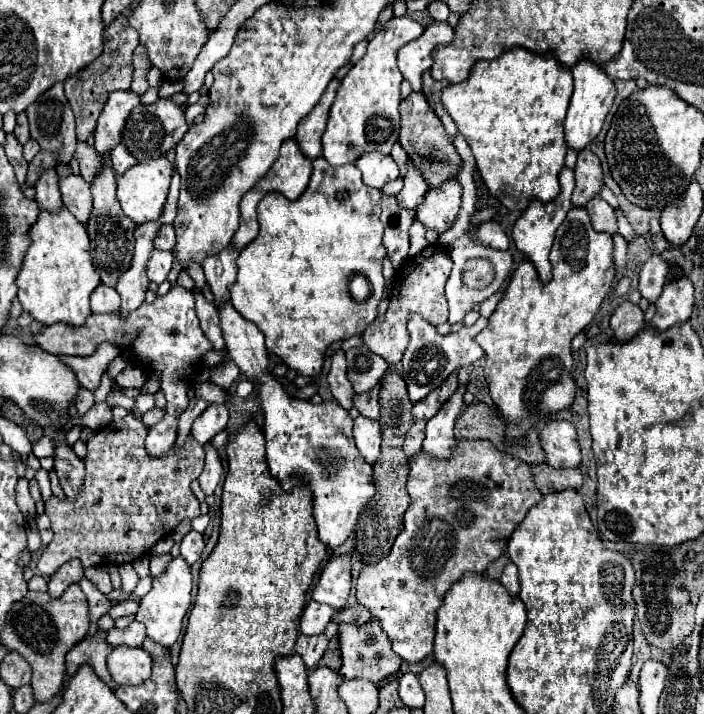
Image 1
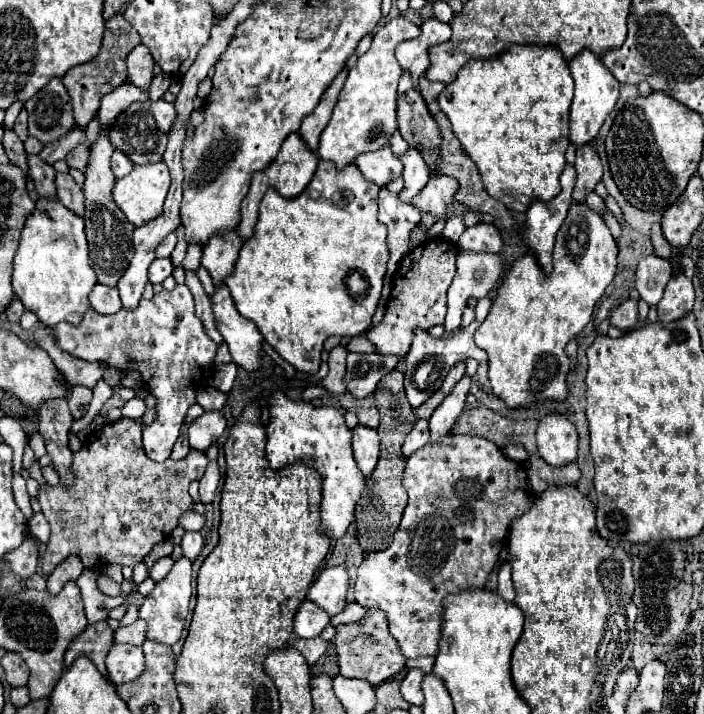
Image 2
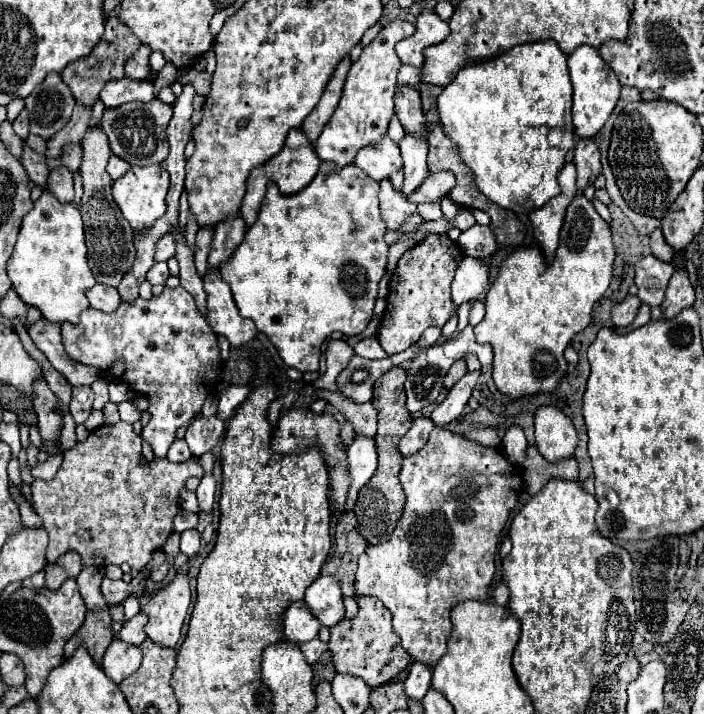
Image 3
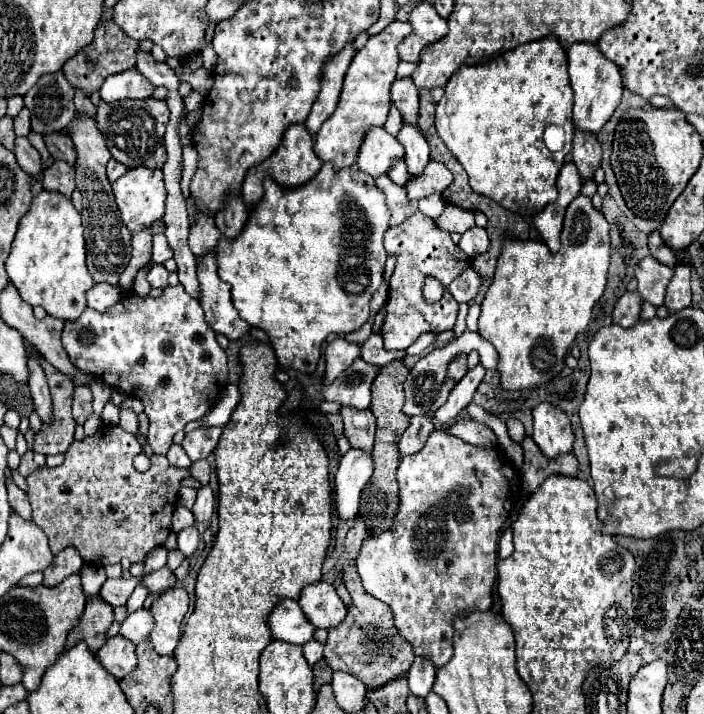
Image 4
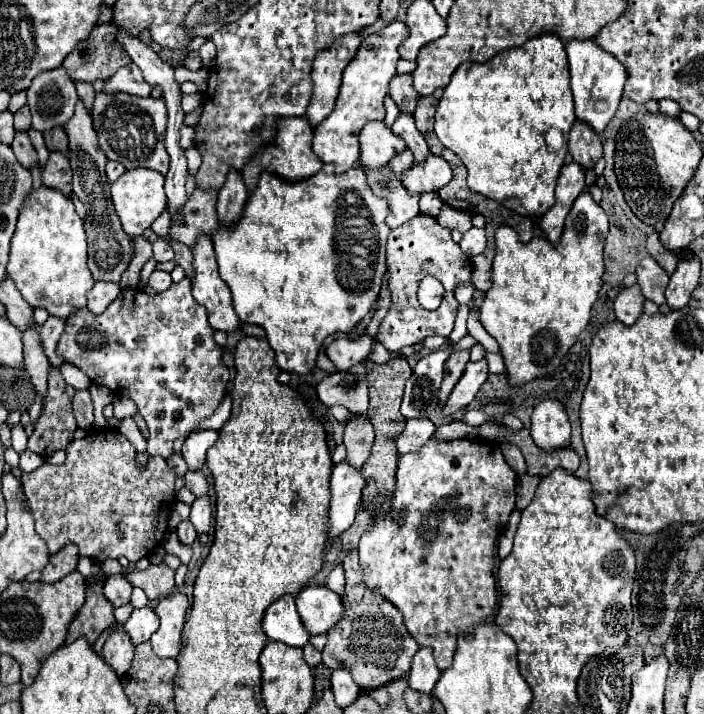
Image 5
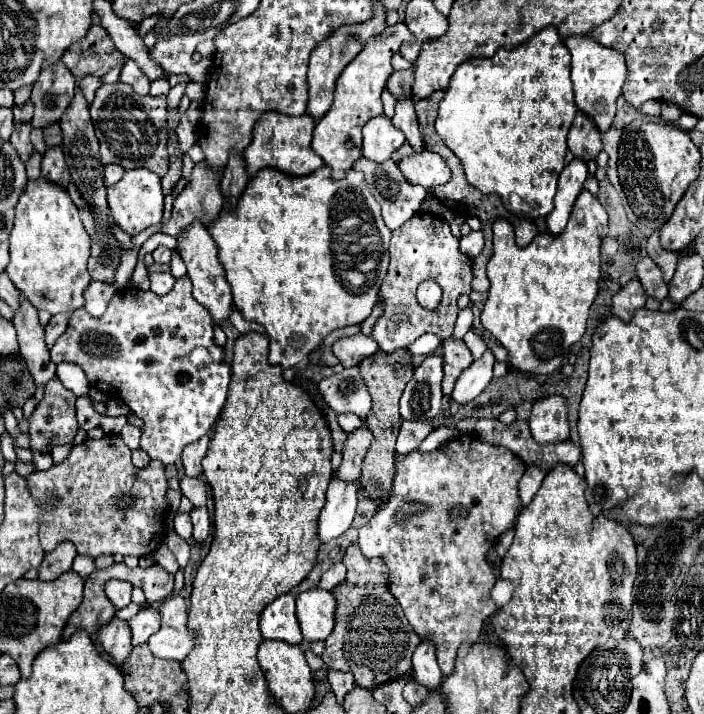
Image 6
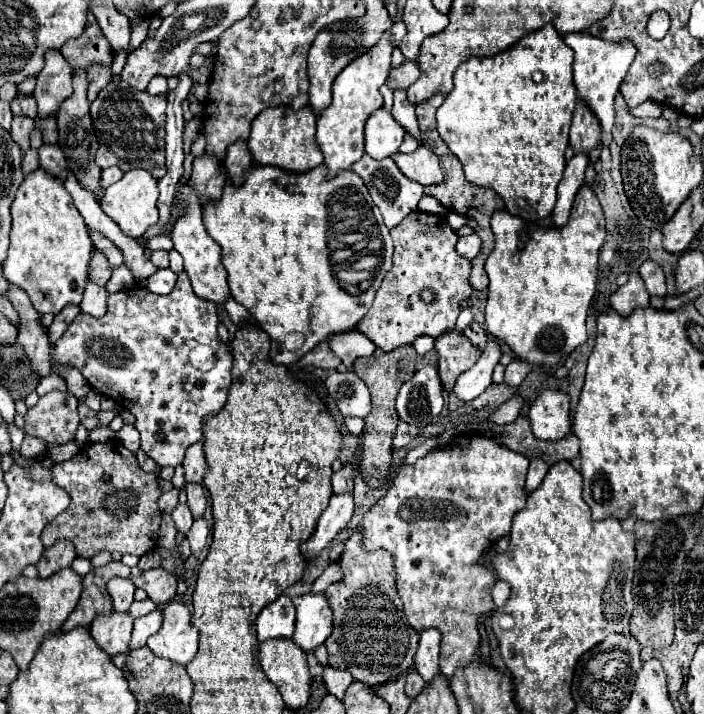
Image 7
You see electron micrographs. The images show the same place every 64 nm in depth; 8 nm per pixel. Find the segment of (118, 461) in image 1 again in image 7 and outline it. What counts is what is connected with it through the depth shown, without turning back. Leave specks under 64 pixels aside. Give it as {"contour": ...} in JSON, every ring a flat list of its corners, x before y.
{"contour":[[118,440,84,446,72,460,54,464,52,478,72,496,72,504,44,528,44,546,66,538,76,546,76,554,82,558,92,558,102,550,142,556,158,548,160,512,156,500,162,494,156,484,158,474,144,472,134,454]]}

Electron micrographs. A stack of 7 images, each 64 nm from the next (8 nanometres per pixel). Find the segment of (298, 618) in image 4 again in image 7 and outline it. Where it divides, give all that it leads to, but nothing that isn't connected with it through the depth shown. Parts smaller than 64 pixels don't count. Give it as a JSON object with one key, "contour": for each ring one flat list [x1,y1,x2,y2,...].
{"contour":[[288,596,270,602,256,618,258,642,268,638,290,638,294,632,294,606]]}

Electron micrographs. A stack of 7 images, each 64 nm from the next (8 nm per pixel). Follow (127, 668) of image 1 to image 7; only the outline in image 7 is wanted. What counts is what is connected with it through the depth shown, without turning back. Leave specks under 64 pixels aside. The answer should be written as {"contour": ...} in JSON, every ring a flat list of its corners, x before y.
{"contour":[[112,610,110,614,98,614,90,626,90,632,98,646,110,656,128,652,128,642,132,634,134,618,130,612]]}

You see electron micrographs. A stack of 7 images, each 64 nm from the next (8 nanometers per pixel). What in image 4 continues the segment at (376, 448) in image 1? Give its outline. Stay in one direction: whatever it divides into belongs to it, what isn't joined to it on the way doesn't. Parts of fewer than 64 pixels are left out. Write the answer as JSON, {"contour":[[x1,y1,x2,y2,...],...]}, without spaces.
{"contour":[[350,448,342,458,334,480,334,502,338,520,350,522,358,514,360,492,372,474,372,456]]}

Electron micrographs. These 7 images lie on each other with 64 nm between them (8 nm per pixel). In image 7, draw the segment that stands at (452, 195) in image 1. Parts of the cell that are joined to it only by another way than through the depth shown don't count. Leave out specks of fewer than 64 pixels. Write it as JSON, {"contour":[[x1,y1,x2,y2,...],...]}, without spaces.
{"contour":[[418,146,412,154,394,152,392,160,402,170,404,176,420,182,422,186,438,184,444,178,440,170,440,160,428,146]]}

